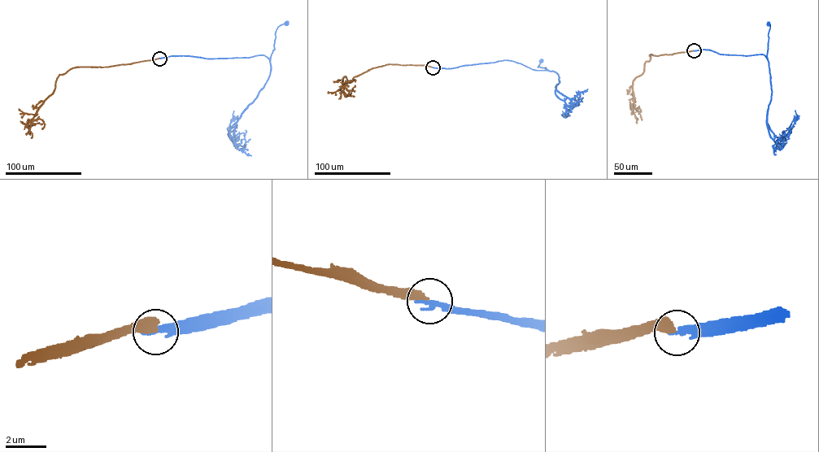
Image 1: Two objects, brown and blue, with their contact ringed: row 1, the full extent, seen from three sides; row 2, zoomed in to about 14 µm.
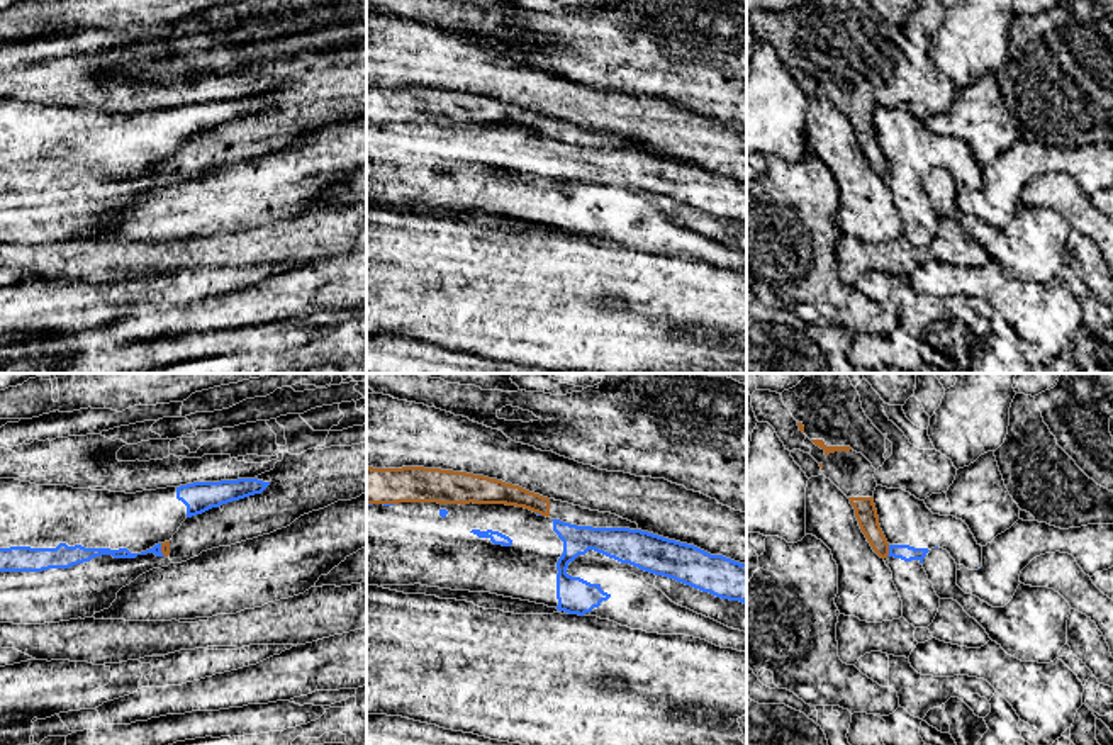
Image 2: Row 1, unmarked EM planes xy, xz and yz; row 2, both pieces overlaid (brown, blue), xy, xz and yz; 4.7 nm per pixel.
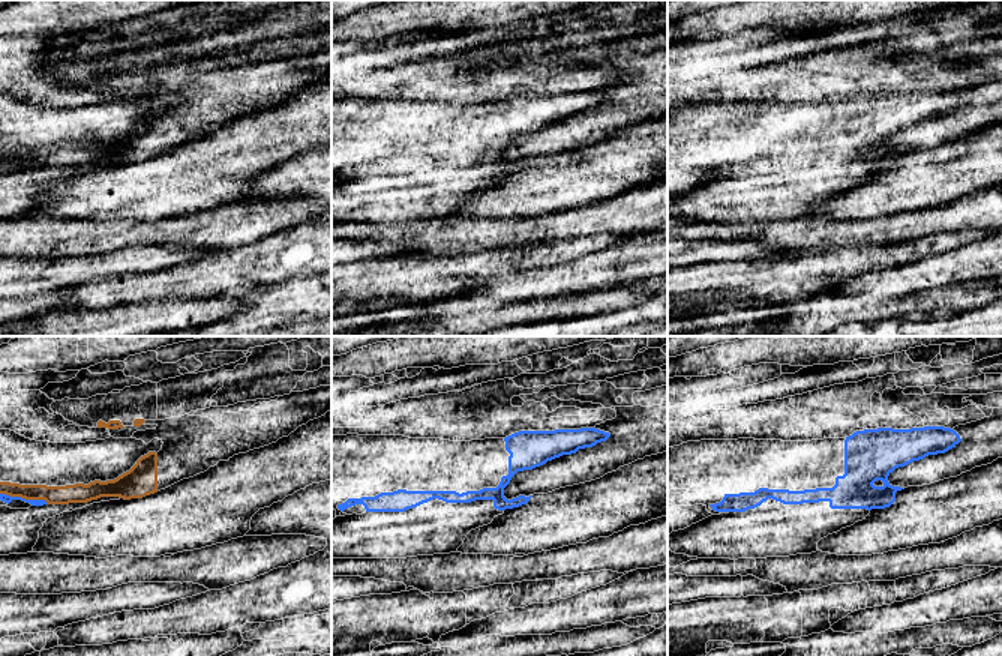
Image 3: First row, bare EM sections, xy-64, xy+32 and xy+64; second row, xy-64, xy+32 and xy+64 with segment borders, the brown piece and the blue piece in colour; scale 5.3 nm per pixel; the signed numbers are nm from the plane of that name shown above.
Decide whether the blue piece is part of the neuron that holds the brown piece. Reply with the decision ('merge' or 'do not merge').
do not merge

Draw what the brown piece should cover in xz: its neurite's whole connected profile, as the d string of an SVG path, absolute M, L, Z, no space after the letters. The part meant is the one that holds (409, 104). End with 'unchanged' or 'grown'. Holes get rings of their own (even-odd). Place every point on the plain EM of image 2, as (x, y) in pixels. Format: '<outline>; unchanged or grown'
M366 87L366 124L438 122L438 124L506 124L524 127L563 143L592 148L629 148L636 143L611 132L599 132L543 117L497 98L424 87Z; grown

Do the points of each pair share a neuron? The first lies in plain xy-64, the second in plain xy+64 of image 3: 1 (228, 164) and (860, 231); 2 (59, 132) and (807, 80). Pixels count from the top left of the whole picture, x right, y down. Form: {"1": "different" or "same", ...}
{"1": "different", "2": "different"}

